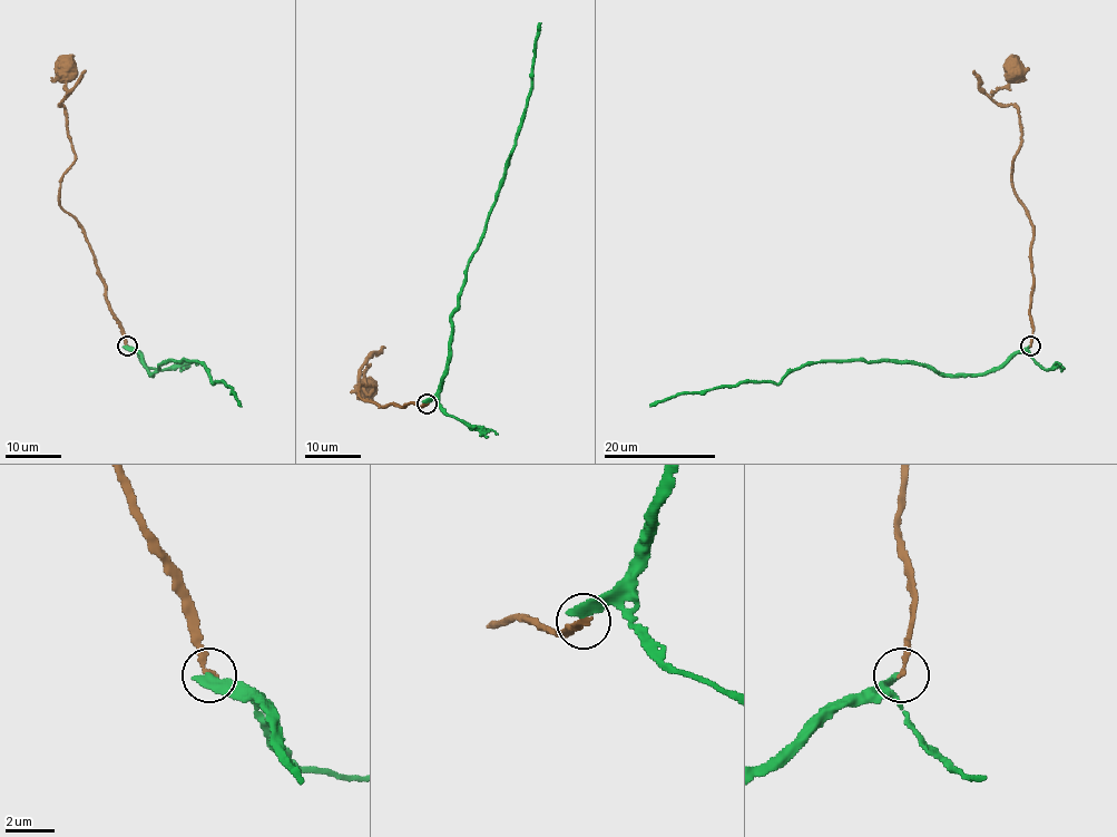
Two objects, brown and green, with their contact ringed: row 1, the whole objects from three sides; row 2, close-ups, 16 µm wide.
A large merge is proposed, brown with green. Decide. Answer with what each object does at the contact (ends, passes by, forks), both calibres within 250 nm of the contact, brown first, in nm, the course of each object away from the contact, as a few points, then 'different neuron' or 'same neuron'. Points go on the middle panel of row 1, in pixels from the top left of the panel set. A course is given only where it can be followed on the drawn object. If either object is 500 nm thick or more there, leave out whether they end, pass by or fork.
brown ends there; green ends there; 240 nm thick on the brown side, 400 nm on the other; brown runs (425, 404), (366, 401), (359, 386), (374, 388), (369, 395), (361, 385), (358, 371), (366, 363), (364, 388); green runs (425, 404), (444, 373), (450, 356), (451, 313), (457, 307), (467, 265), (479, 242), (527, 106), (540, 23); different neuron

